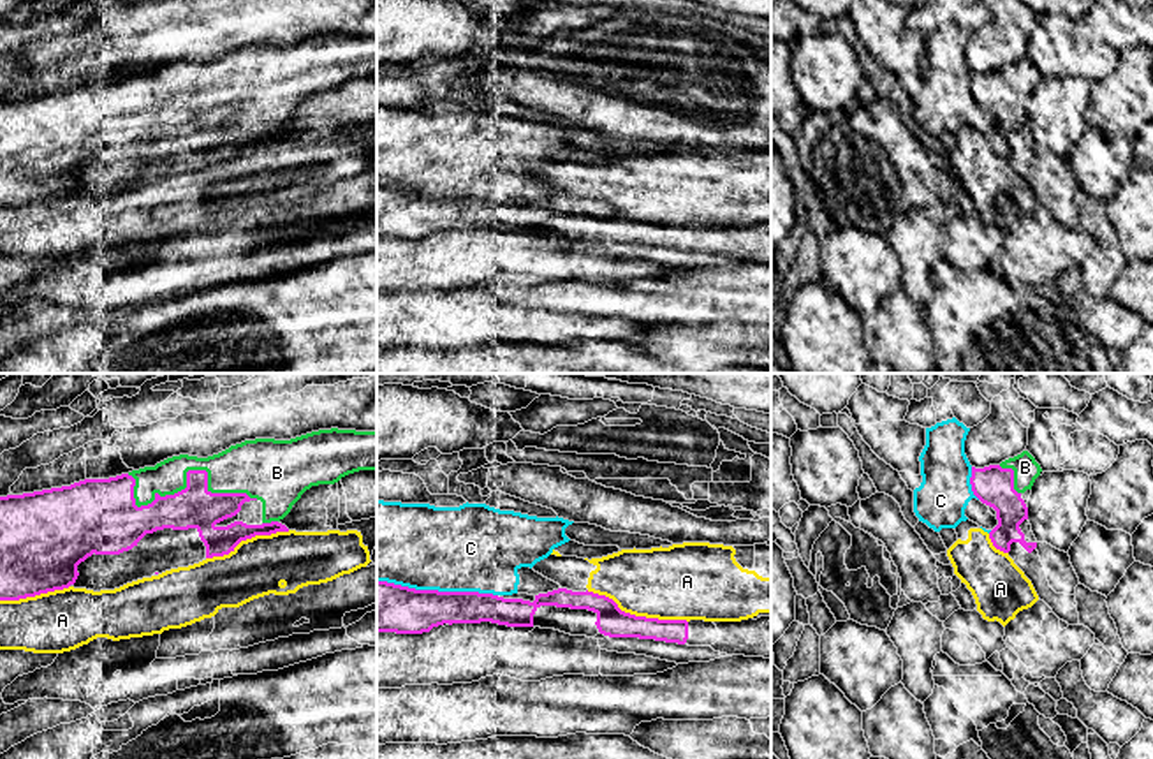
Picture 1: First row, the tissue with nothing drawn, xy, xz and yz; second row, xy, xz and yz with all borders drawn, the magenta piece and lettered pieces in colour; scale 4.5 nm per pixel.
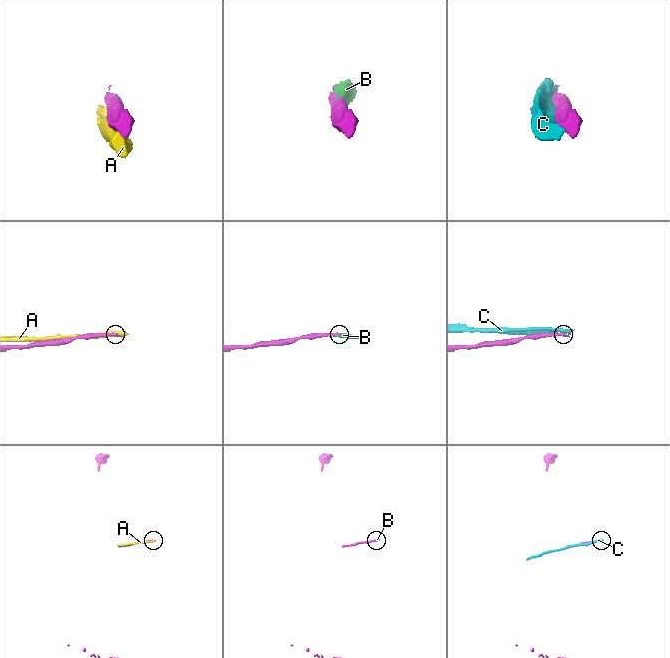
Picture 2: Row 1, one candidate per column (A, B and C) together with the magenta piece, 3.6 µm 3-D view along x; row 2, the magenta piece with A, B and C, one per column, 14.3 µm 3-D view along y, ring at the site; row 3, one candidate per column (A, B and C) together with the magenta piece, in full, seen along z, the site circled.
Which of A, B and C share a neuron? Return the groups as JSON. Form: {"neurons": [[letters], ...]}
{"neurons": [["A"], ["B"], ["C"]]}

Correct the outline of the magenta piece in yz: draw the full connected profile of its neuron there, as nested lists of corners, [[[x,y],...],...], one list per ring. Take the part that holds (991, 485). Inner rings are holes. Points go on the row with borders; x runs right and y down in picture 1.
[[[1028,451],[1000,465],[972,467],[970,484],[973,495],[996,511],[998,525],[989,532],[996,549],[1009,553],[1012,542],[1019,542],[1028,553],[1037,548],[1037,542],[1024,541],[1019,525],[1028,520],[1028,507],[1021,495],[1032,490],[1040,472],[1040,465]]]

